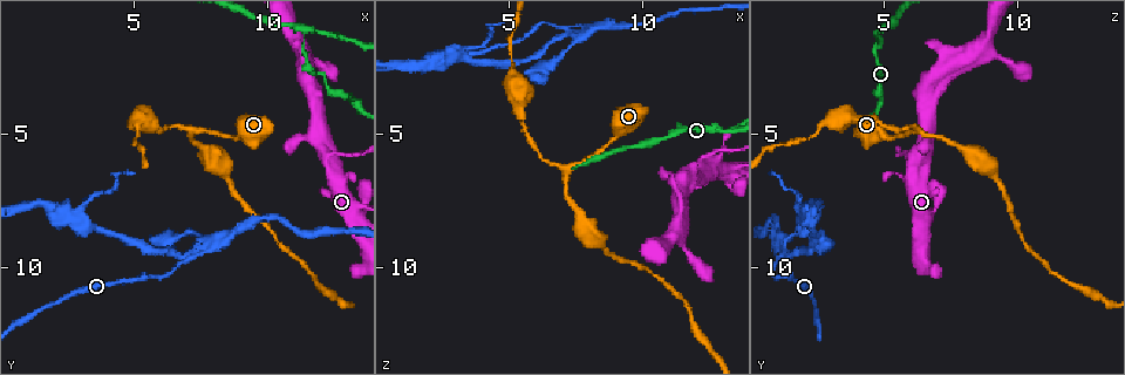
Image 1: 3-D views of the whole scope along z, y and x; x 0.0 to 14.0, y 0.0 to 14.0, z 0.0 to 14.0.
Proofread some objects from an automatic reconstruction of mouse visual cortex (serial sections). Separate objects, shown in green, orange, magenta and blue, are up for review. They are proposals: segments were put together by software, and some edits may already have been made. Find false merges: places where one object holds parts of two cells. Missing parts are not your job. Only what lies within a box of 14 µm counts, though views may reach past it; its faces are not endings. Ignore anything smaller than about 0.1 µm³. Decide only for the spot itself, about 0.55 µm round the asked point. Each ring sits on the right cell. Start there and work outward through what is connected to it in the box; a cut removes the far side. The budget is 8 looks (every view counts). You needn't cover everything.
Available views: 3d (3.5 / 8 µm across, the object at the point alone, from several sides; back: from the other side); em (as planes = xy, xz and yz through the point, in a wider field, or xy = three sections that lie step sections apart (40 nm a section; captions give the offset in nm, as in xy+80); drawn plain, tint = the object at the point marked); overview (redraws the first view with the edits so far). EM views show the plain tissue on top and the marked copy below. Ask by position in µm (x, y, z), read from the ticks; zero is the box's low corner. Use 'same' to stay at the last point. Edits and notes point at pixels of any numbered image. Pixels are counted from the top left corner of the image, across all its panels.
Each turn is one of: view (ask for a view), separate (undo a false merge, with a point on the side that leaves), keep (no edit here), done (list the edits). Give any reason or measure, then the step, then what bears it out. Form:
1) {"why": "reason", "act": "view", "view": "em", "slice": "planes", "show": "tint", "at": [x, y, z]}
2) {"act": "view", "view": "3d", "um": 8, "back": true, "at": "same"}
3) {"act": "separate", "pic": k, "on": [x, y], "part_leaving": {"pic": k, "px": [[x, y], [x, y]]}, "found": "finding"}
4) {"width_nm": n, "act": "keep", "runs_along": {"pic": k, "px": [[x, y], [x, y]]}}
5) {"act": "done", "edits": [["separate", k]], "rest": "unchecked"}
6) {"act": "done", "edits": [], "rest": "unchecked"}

{"why": "a fork", "act": "view", "view": "3d", "um": 3.5, "at": [7.2, 9.6, 1.2]}

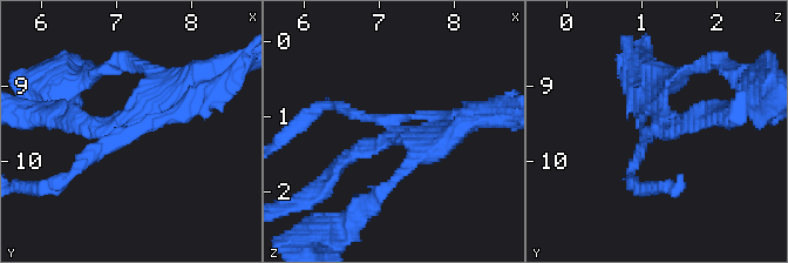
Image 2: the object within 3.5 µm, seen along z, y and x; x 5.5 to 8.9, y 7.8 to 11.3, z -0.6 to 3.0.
{"arms": 3, "arm_widths_nm": [150, 200, 200], "act": "view", "view": "em", "slice": "xy", "step": 2, "show": "tint", "at": [7.15, 9.50, 1.25]}

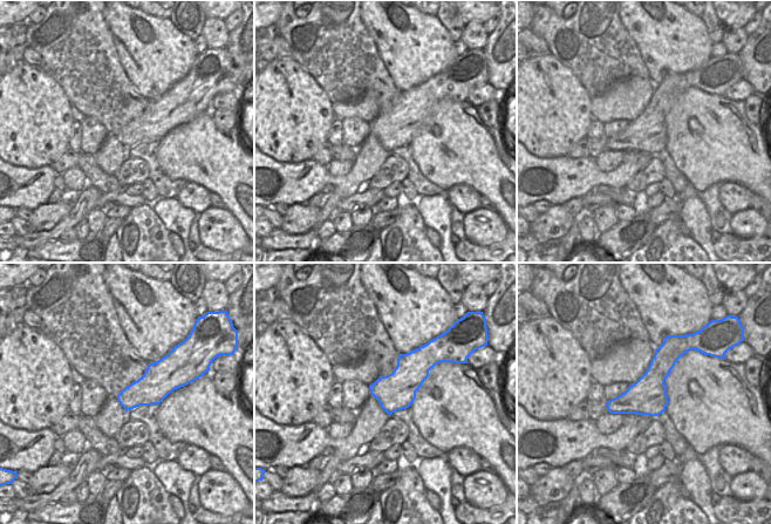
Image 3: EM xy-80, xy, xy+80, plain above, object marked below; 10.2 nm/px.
{"act": "separate", "pic": 2, "on": [216, 60], "part_leaving": {"pic": 2, "px": [[126, 122], [89, 129], [46, 115]]}, "found": "a second cell is stuck on"}

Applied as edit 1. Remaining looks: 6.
{"why": "three-way junction", "act": "view", "view": "3d", "um": 3.5, "at": [7.2, 4.9, 6.4]}

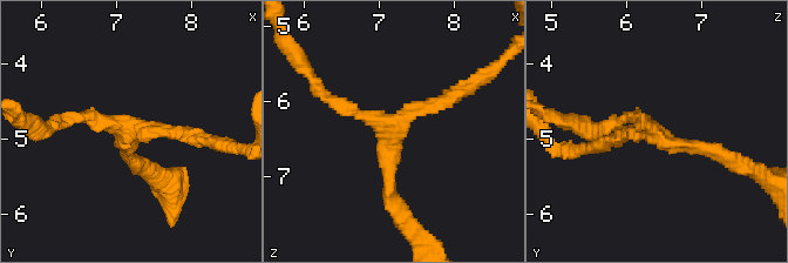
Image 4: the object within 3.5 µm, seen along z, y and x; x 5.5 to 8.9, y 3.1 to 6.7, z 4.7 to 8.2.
{"act": "keep", "runs_along": {"pic": 4, "px": [[467, 87], [392, 129], [388, 193]]}, "found": "all the same cell"}

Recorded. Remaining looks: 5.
{"why": "three-way junction", "act": "view", "view": "3d", "um": 3.5, "at": [11.4, 1.1, 4.9]}

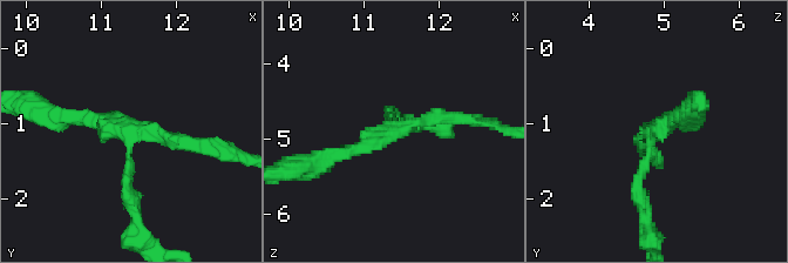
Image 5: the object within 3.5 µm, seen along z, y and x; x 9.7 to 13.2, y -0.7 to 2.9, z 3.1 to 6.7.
{"why": "now the EM", "act": "view", "view": "em", "slice": "xy", "step": 5, "show": "tint", "at": [11.35, 1.20, 4.85]}

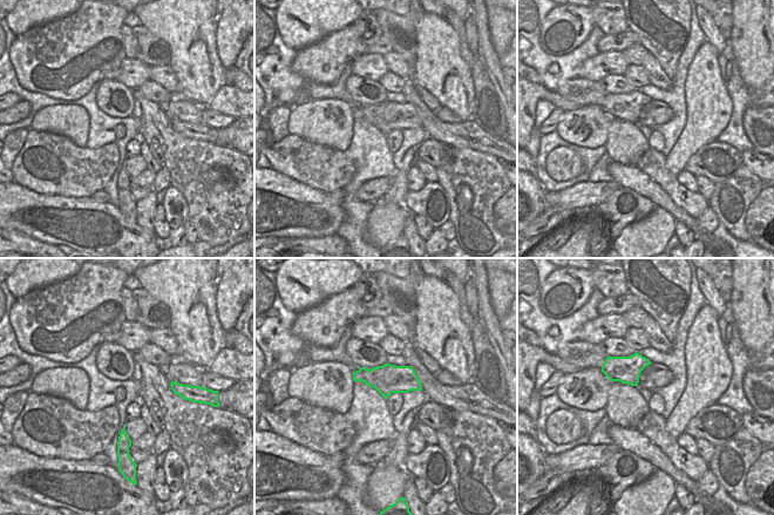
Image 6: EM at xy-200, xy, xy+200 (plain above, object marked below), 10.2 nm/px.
{"act": "keep", "runs_along": {"pic": 5, "px": [[135, 209], [127, 136], [62, 119]]}, "found": "continuous, no second cell"}

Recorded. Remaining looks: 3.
{"why": "calibre changes", "act": "view", "view": "3d", "um": 8, "at": [5.1, 4.7, 2.7]}

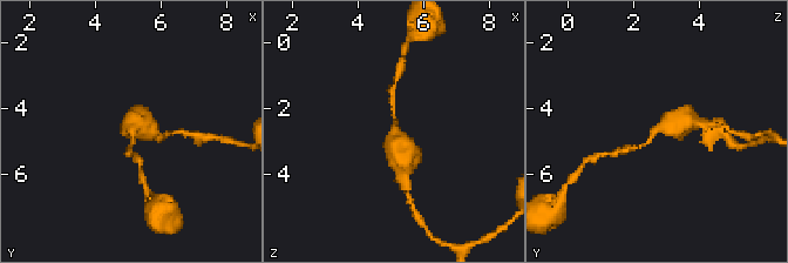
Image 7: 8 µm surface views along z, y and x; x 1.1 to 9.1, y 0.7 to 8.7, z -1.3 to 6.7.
{"arm_widths_nm": [150, 600], "act": "view", "view": "em", "slice": "xy", "step": 3, "show": "tint", "at": [5.2, 4.8, 2.6]}

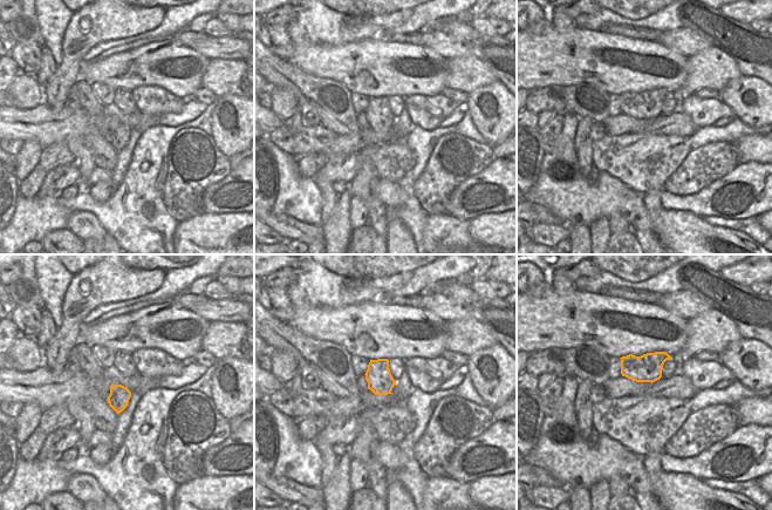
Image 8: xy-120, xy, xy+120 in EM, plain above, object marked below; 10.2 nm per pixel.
{"act": "keep", "runs_along": {"pic": 7, "px": [[681, 121], [664, 122], [646, 143], [626, 149]]}, "found": "continuous, no second cell"}

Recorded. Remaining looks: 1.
{"act": "done", "edits": [["separate", 2]], "rest": "unchecked"}

